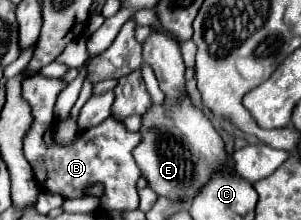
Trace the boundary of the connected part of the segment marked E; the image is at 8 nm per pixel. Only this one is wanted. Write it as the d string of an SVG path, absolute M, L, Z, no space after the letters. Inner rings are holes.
M185 98L179 106L173 108L151 106L151 110L143 116L141 136L143 140L133 150L133 156L137 158L137 164L149 186L157 194L167 198L191 200L209 180L211 166L227 160L221 136L205 118L205 114L193 108L189 98Z

